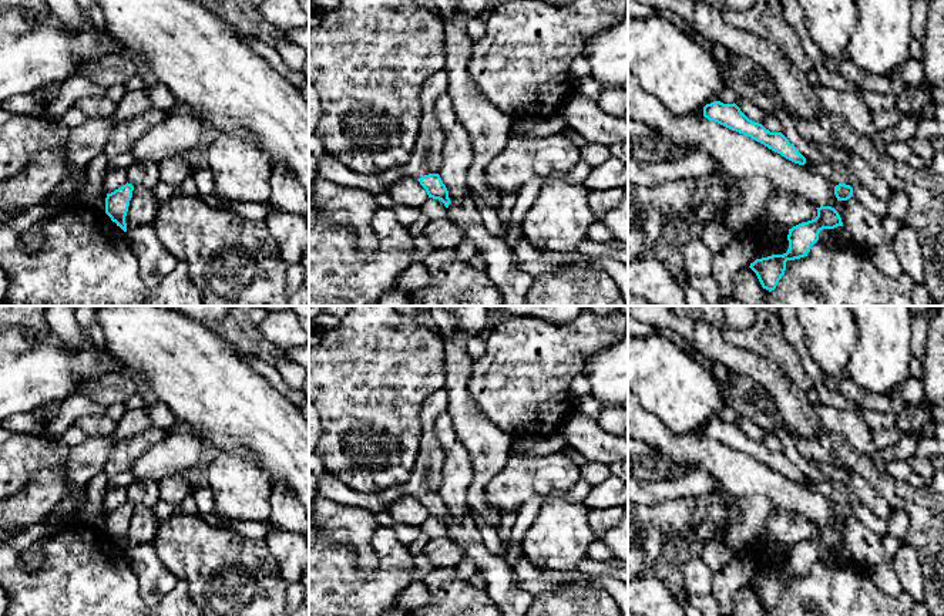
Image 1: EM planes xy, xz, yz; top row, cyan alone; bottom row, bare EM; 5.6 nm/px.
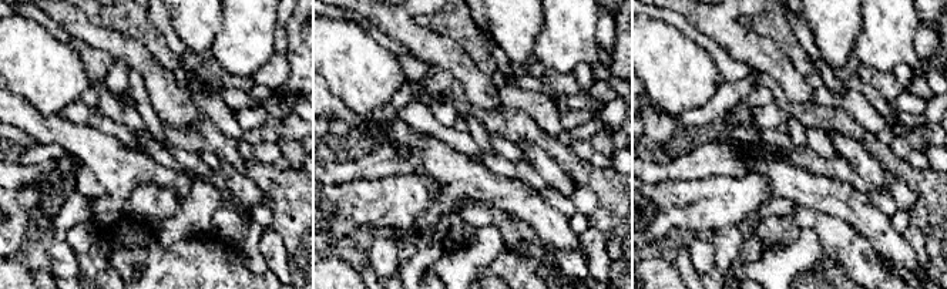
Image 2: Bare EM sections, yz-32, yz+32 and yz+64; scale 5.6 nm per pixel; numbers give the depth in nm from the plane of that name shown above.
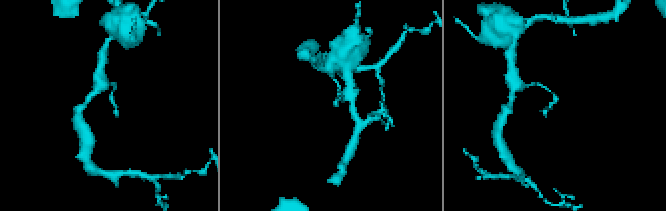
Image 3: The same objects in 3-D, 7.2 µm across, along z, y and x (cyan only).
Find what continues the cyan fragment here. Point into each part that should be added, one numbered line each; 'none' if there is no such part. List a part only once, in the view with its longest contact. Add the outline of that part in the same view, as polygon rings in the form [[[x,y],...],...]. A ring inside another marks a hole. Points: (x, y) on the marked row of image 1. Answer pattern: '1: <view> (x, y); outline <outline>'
none

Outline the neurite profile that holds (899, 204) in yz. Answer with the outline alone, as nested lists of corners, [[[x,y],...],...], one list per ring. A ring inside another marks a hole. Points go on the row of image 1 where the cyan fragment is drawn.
[[[893,189],[887,203],[888,216],[896,218],[898,223],[904,225],[910,211],[910,198],[904,192]]]

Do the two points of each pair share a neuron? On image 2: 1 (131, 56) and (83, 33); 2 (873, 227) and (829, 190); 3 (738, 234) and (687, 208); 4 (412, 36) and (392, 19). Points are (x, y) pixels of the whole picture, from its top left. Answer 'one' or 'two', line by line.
1: one
2: one
3: two
4: one

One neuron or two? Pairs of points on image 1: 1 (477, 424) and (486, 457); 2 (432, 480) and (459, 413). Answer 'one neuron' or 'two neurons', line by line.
1: one neuron
2: two neurons

